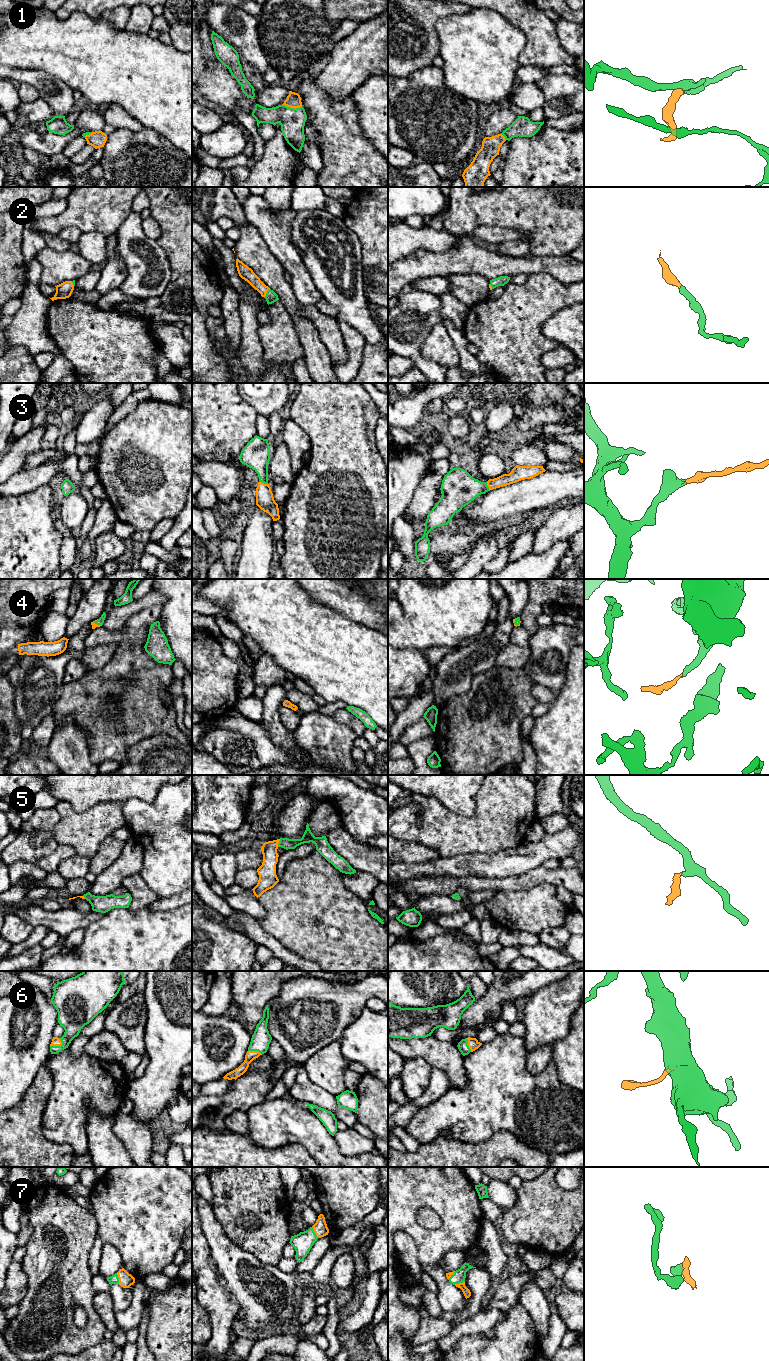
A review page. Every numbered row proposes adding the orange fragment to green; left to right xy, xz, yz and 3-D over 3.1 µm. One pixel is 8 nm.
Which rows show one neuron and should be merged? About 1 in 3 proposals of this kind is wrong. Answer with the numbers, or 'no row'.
1, 2, 3, 4, 5, 6, 7

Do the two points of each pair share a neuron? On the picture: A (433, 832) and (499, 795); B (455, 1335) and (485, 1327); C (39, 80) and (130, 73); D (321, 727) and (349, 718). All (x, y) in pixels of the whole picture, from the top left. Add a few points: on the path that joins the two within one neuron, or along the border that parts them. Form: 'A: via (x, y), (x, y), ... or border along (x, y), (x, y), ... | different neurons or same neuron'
A: via (450, 832), (467, 830), (485, 812) | same neuron
B: via (462, 1329), (478, 1327) | same neuron
C: border along (36, 70), (42, 70), (57, 77), (74, 90) | different neurons
D: border along (330, 716), (346, 724), (357, 735) | different neurons

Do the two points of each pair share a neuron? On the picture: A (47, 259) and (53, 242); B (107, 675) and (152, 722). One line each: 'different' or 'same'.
A: different
B: same

